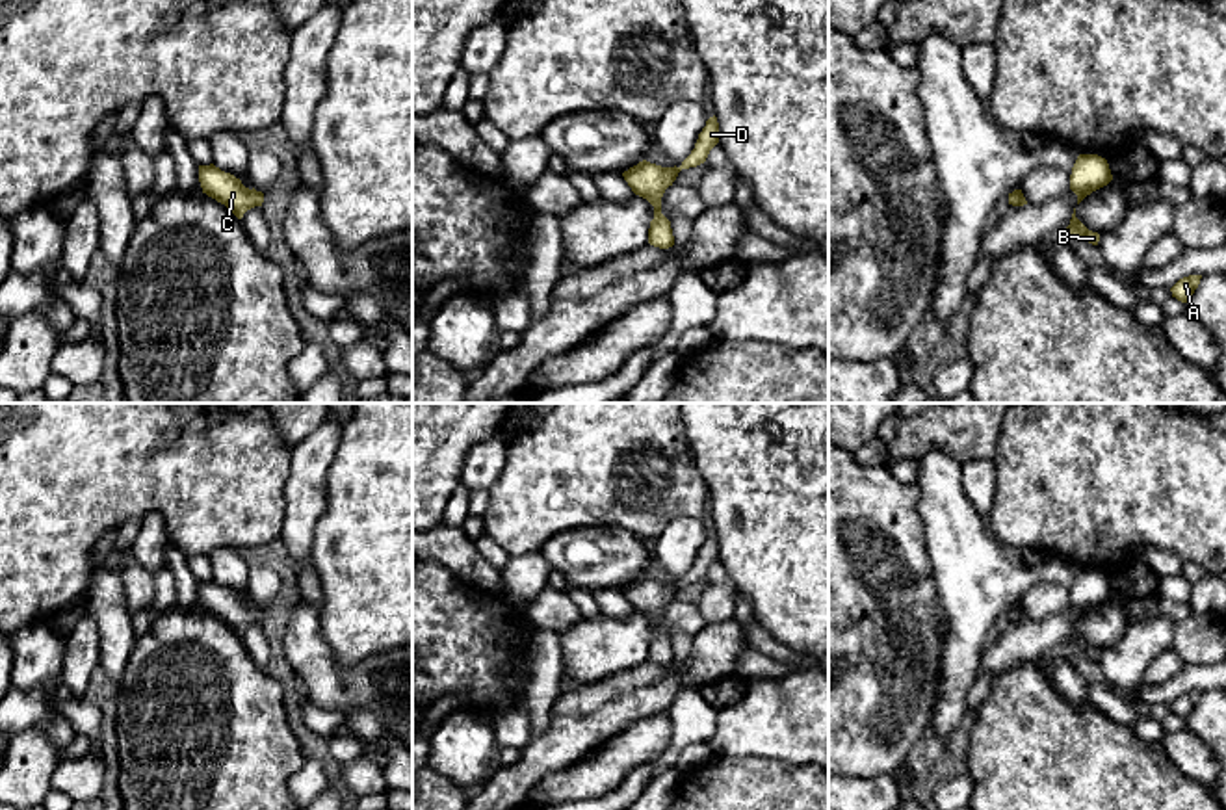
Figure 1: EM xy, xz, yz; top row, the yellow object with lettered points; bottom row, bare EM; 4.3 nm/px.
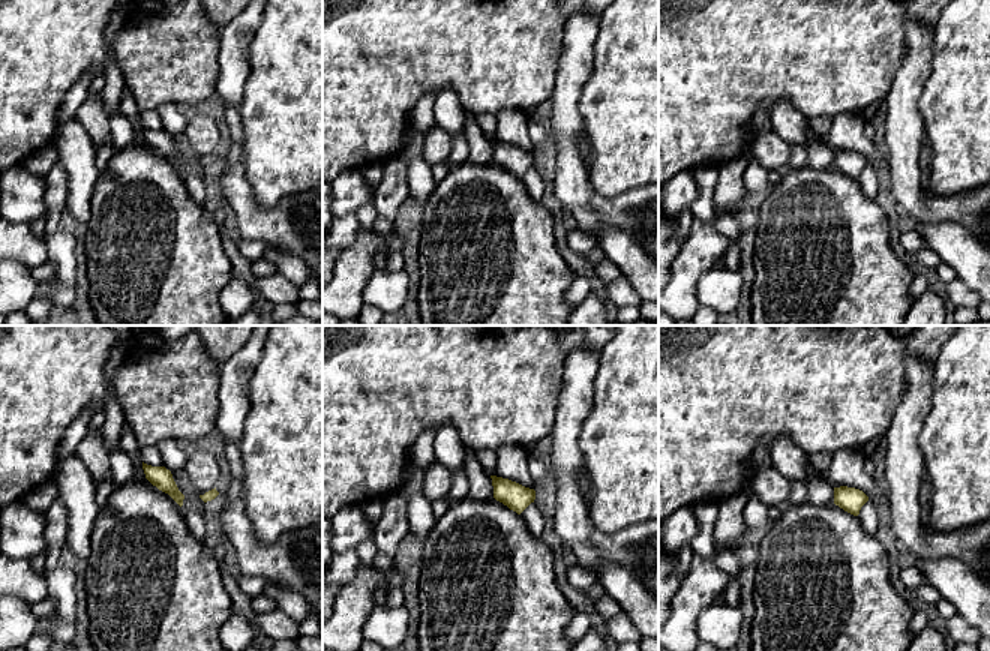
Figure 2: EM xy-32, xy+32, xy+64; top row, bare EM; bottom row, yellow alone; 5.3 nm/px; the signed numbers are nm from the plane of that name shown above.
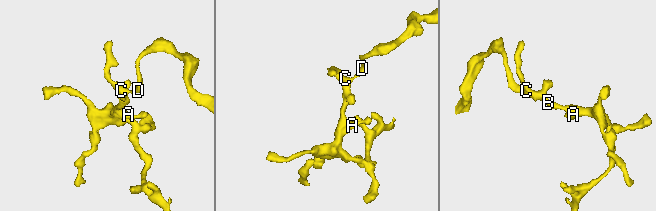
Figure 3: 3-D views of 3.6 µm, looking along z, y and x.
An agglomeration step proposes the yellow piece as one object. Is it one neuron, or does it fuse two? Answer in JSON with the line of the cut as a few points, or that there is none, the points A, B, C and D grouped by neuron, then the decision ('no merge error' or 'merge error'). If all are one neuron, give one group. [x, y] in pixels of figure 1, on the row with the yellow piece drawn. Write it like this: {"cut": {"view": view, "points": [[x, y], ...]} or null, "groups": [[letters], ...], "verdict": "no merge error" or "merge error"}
{"cut": null, "groups": [["A", "B", "C", "D"]], "verdict": "no merge error"}

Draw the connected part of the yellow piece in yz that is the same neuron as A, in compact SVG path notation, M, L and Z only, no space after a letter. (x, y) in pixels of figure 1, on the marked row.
M1189 275L1189 277L1180 279L1170 288L1172 297L1176 297L1181 303L1187 303L1193 297L1194 290L1198 288L1200 279L1202 279L1202 275Z

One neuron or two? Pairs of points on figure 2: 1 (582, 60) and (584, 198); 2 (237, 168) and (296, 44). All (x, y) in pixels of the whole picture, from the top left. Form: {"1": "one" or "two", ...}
{"1": "one", "2": "two"}

